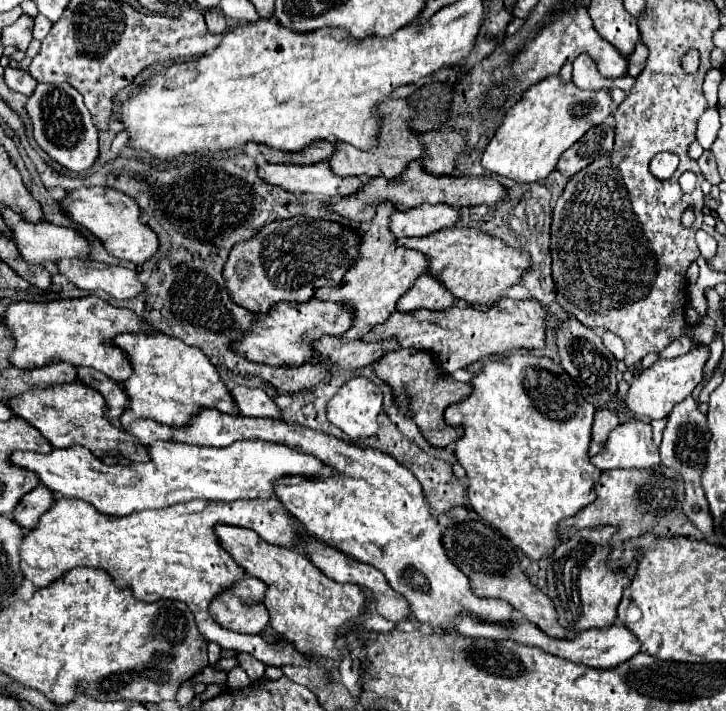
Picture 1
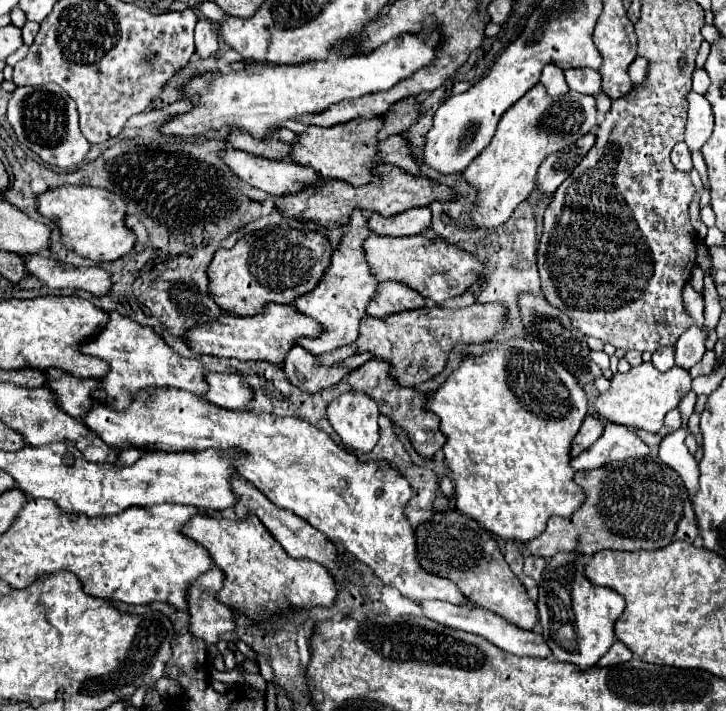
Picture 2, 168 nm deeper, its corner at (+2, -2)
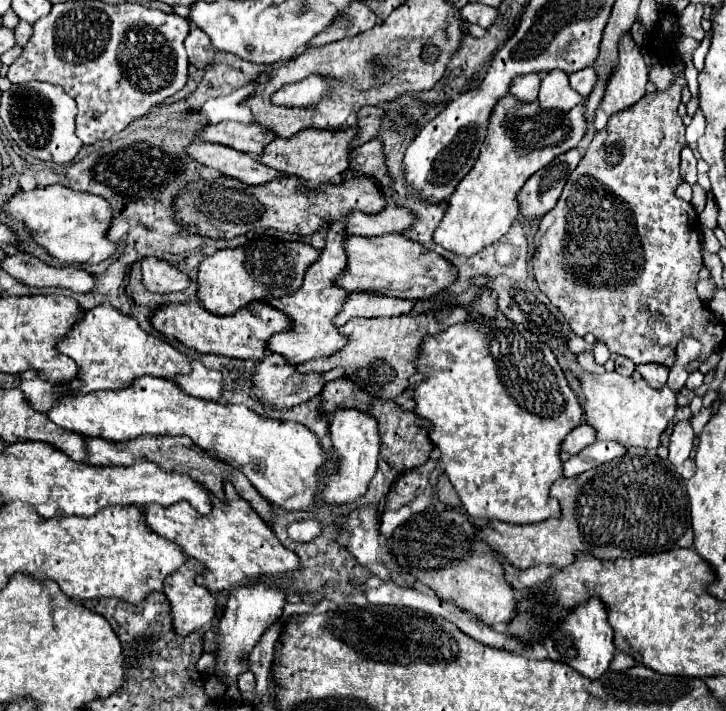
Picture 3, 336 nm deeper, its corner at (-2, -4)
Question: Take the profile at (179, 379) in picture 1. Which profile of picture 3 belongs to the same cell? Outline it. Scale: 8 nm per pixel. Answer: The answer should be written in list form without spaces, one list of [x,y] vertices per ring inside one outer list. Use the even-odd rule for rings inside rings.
[[[110,304],[84,310],[82,320],[78,320],[64,340],[56,344],[56,350],[74,358],[78,366],[78,380],[82,382],[80,390],[84,394],[96,390],[118,390],[144,374],[172,380],[176,374],[190,372],[190,360],[182,352],[178,352],[168,342],[144,332],[136,320],[132,320],[132,316],[120,314]]]

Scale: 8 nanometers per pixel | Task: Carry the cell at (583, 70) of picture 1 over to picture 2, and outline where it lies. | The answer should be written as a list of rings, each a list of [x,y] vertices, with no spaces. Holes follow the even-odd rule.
[[[568,68],[568,70],[564,70],[564,76],[566,76],[570,90],[574,90],[574,92],[592,94],[592,96],[602,92],[600,74],[592,68]]]

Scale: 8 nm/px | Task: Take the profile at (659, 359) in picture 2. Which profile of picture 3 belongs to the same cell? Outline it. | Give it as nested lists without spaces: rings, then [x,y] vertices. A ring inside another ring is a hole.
[[[642,364],[636,366],[636,370],[642,374],[642,378],[652,386],[652,388],[662,388],[668,380],[668,368],[660,366],[660,364]]]

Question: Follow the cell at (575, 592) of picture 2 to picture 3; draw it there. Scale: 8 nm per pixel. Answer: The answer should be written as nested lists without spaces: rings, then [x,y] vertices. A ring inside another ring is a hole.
[[[588,600],[588,604],[572,610],[568,618],[560,624],[560,628],[552,632],[548,642],[544,642],[544,648],[548,650],[550,660],[564,662],[590,680],[600,678],[608,670],[616,654],[616,648],[612,644],[612,626],[608,624],[604,604],[600,604],[600,600]]]

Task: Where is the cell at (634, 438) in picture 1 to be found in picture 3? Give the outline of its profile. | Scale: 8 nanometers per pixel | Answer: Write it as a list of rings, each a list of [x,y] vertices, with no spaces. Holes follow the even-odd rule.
[[[594,442],[588,448],[584,448],[582,452],[578,452],[576,456],[572,456],[570,460],[564,462],[564,476],[566,478],[578,476],[584,470],[592,470],[592,468],[604,464],[604,462],[620,458],[622,454],[626,454],[626,448],[620,448],[620,444]]]

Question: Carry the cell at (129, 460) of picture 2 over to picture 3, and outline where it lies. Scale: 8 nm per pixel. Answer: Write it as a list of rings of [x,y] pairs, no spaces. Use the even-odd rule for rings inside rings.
[[[138,436],[134,440],[126,440],[126,442],[110,442],[110,440],[96,440],[96,438],[84,438],[86,442],[86,462],[92,464],[92,466],[130,466],[134,462],[140,462],[140,460],[148,460],[148,462],[154,462],[156,466],[160,466],[164,472],[178,472],[178,474],[186,474],[190,476],[192,480],[200,480],[200,484],[204,484],[212,494],[224,498],[224,492],[222,492],[222,482],[228,480],[234,484],[236,492],[258,512],[258,516],[262,516],[266,522],[274,516],[274,506],[264,500],[254,488],[252,484],[236,470],[236,468],[230,468],[228,464],[216,460],[212,454],[200,450],[196,444],[192,444],[192,440],[188,438],[168,438],[168,436]]]

